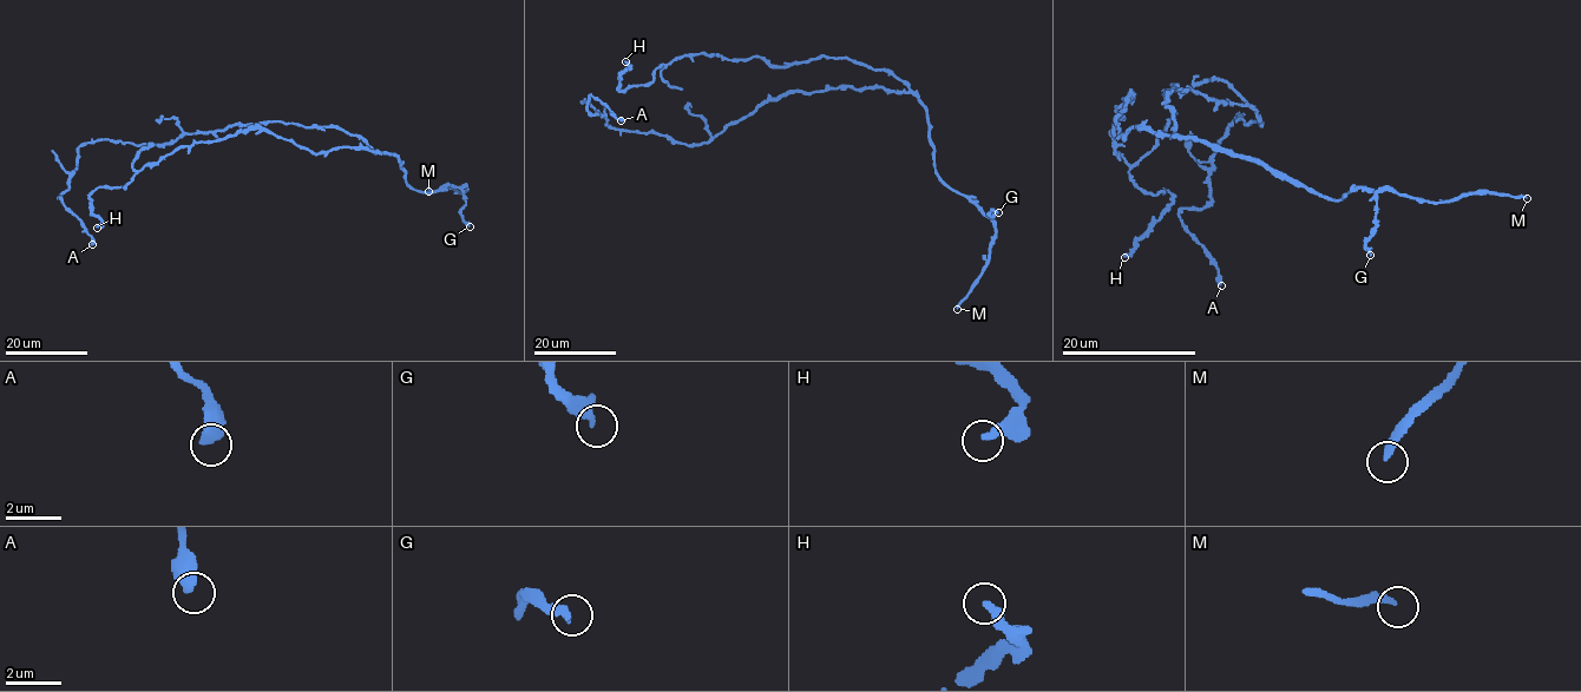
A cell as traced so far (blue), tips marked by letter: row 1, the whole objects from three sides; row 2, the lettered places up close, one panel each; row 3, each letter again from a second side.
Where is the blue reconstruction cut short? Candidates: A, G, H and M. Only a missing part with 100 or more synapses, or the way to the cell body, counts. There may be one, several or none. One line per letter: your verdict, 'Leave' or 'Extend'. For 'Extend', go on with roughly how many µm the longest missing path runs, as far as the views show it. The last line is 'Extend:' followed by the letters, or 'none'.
A: Leave
G: Leave
H: Leave
M: Extend. Missing length about 200 µm
Extend: M

